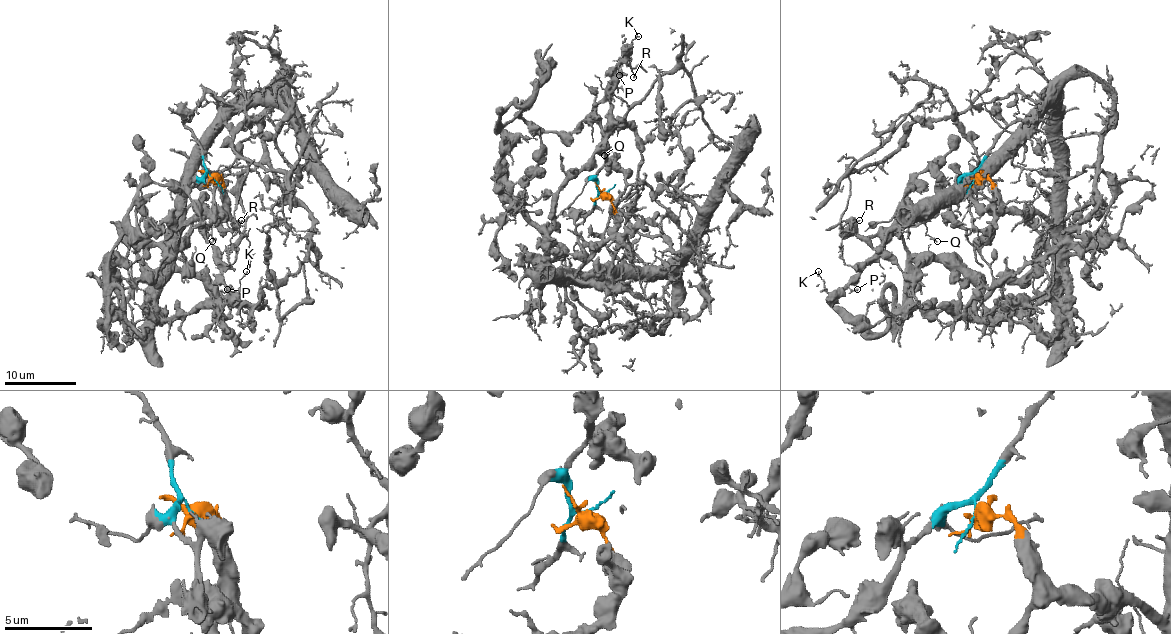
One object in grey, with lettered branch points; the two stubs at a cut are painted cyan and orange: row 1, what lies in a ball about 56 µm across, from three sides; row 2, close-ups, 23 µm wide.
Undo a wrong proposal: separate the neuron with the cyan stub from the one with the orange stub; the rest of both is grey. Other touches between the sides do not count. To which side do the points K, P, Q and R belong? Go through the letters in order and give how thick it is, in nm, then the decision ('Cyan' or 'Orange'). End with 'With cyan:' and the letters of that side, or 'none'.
K: Thickness 130 nm. Cyan
P: Thickness 100 nm. Cyan
Q: Thickness 180 nm. Cyan
R: Thickness 90 nm. Cyan
With cyan: K, P, Q, R

